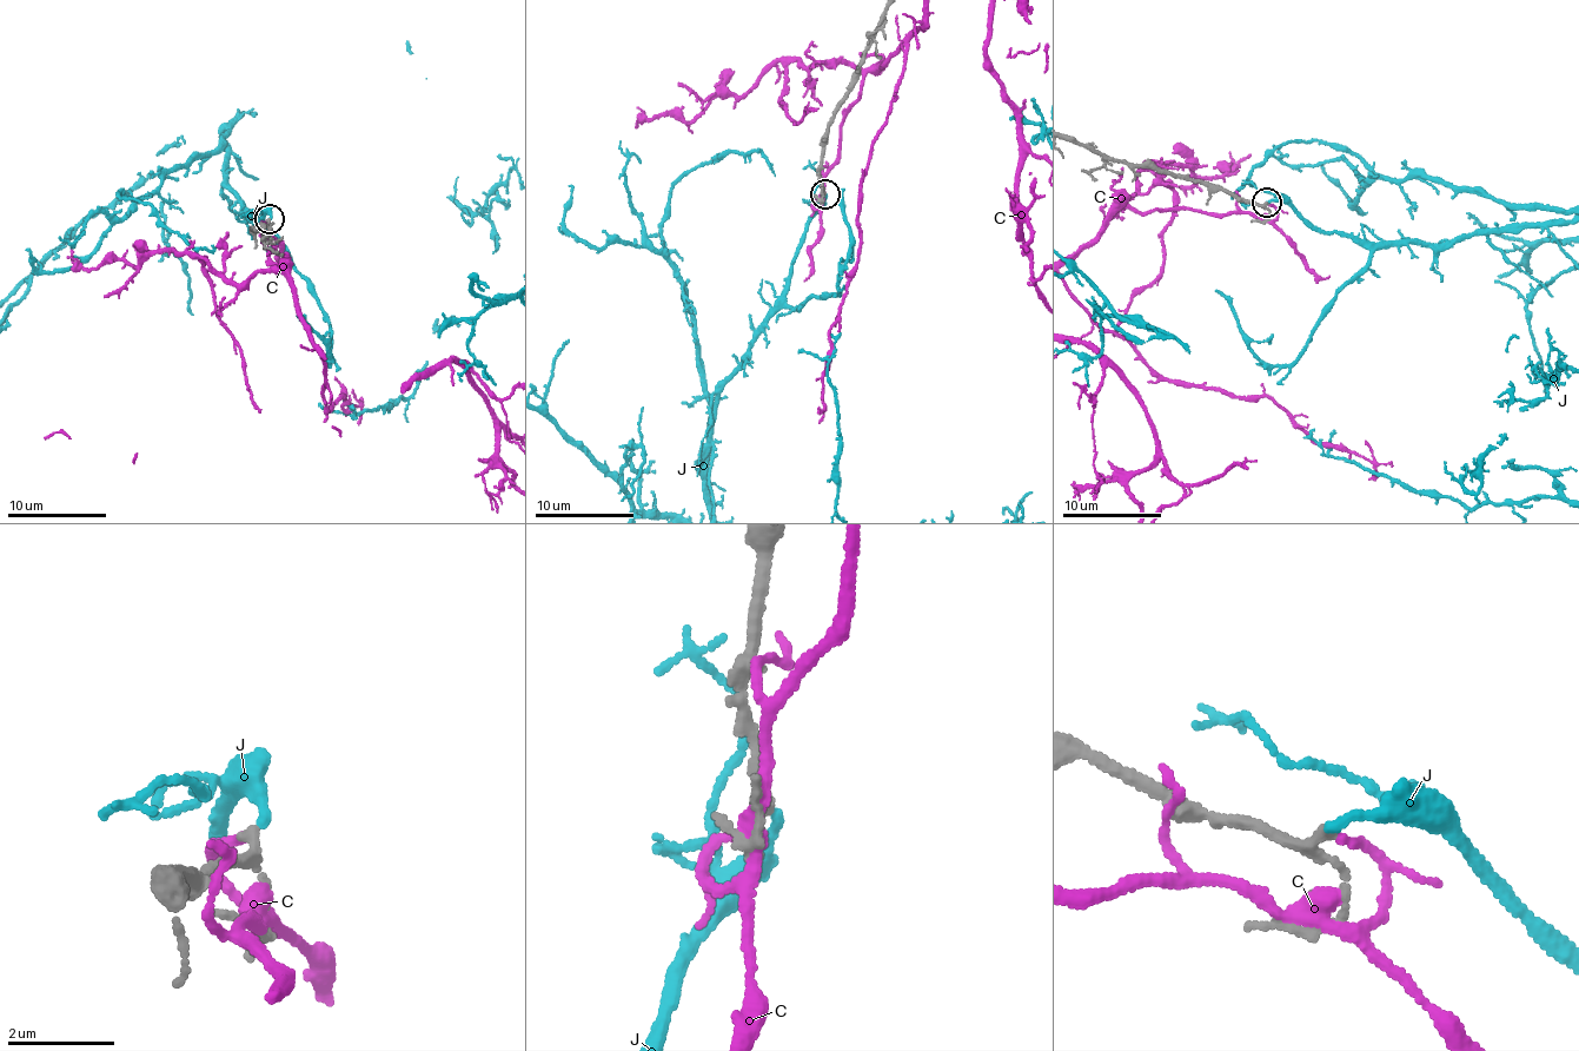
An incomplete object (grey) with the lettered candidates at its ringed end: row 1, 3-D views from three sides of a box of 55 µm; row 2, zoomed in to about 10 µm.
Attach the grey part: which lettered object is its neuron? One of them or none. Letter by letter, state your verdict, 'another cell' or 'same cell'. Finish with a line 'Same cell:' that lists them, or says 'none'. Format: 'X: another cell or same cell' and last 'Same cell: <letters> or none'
C: another cell
J: same cell
Same cell: J

